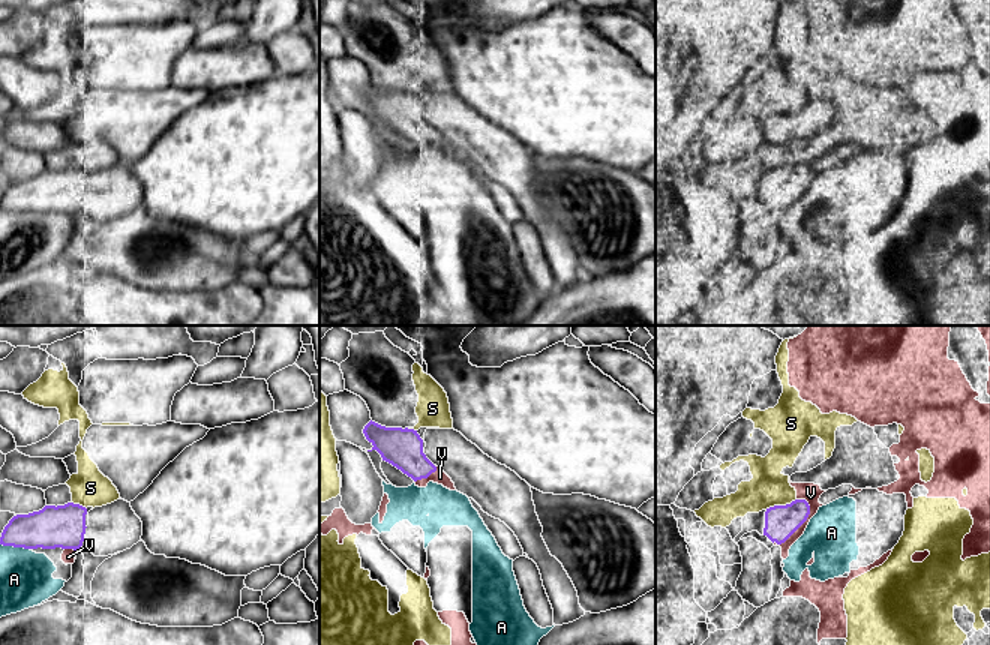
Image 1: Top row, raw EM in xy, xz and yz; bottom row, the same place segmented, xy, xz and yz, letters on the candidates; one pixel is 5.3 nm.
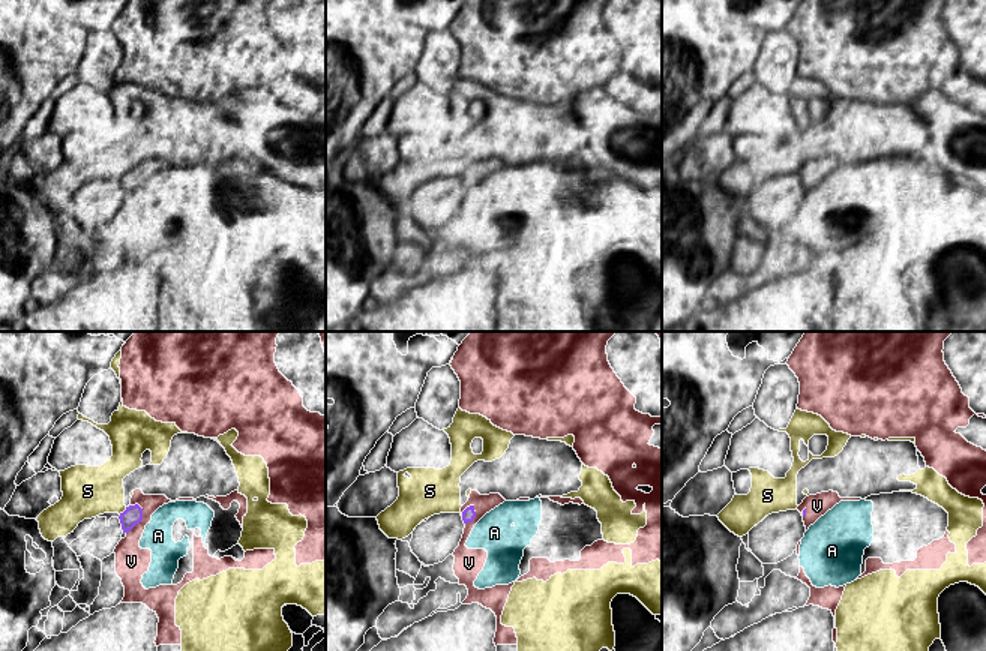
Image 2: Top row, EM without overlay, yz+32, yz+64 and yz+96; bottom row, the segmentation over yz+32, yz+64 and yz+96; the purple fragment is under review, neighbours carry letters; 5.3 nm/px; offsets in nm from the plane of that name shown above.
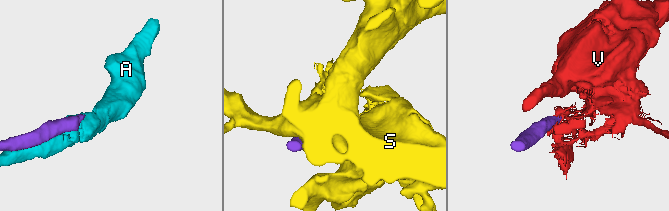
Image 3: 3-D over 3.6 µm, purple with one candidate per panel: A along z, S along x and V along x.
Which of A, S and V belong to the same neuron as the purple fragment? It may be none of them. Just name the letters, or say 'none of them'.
none of them

